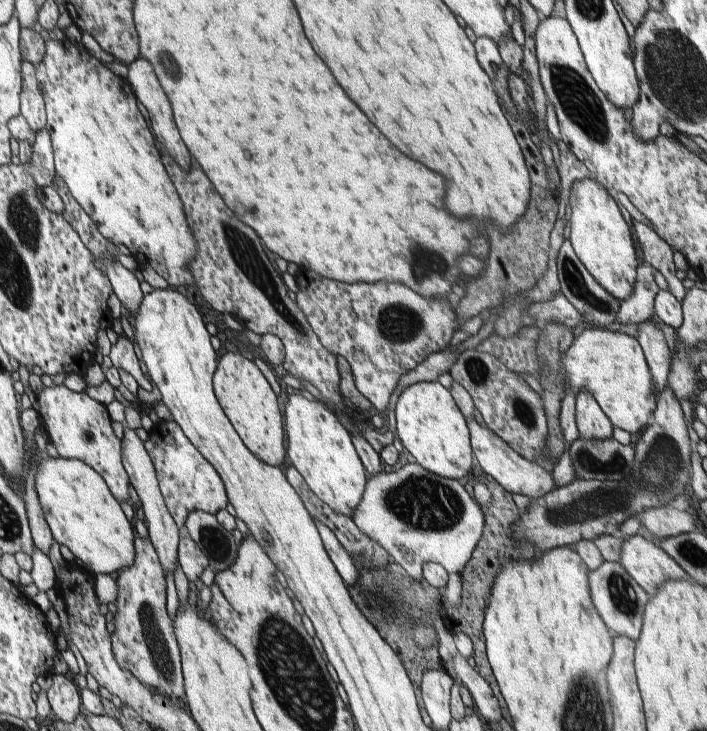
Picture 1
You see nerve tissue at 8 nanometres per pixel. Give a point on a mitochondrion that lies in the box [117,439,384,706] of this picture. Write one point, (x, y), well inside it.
(158, 649)

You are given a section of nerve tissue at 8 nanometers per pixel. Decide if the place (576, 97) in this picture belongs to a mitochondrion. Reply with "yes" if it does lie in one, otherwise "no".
yes

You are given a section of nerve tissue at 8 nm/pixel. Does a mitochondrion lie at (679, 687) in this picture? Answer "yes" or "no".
no

